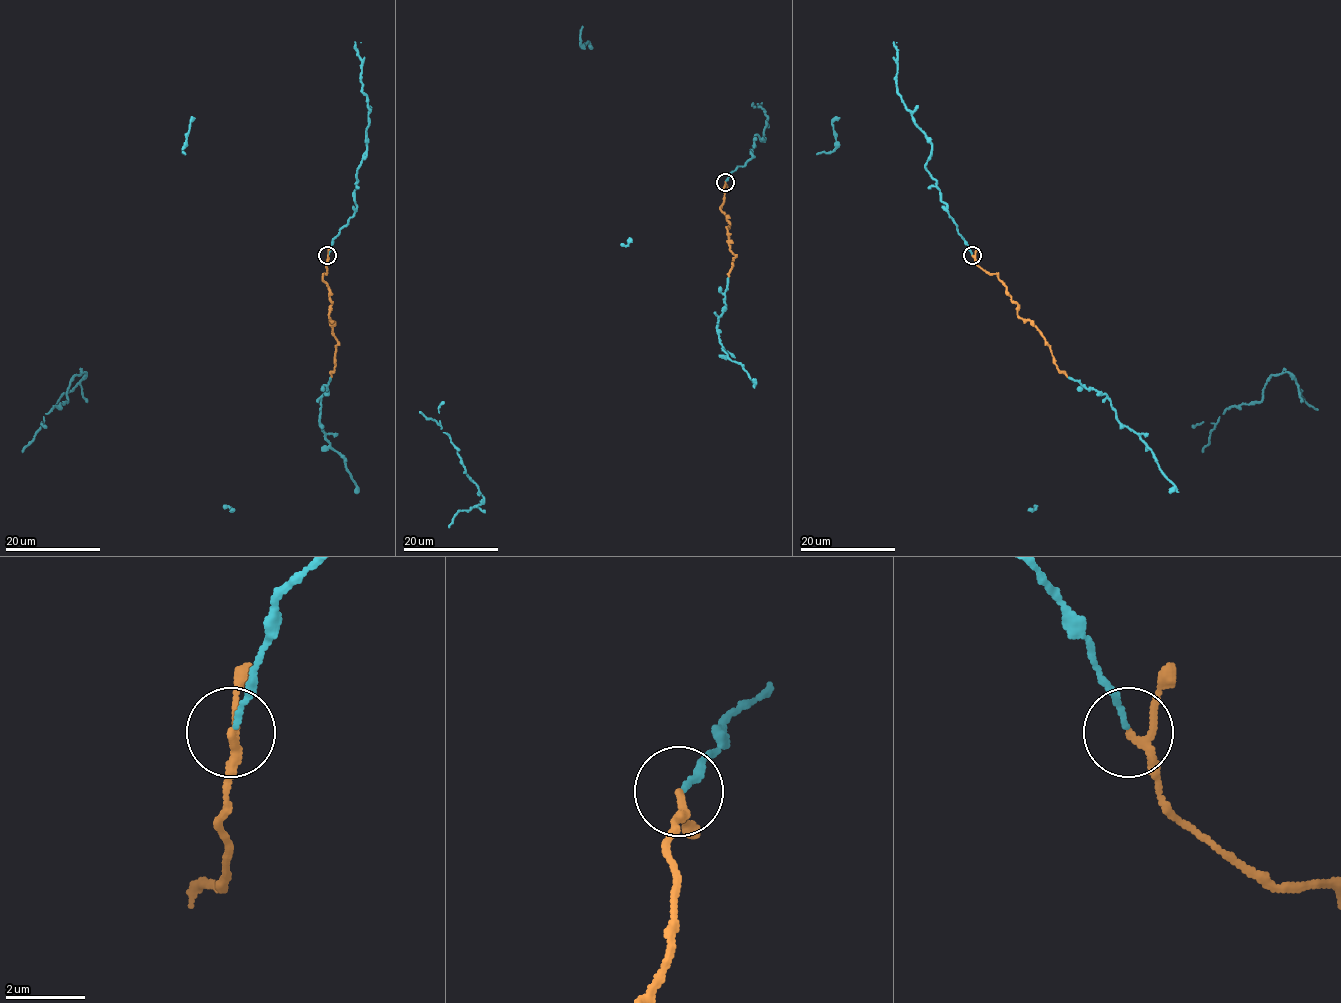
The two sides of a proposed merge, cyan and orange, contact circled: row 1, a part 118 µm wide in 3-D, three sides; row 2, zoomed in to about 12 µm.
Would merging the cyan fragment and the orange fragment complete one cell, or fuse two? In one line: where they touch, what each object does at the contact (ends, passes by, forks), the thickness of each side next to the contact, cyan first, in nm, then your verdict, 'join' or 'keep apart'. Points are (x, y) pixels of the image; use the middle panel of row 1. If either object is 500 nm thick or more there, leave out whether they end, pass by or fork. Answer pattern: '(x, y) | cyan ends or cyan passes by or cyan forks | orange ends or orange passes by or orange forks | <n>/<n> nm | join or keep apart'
(725, 182) | cyan ends | orange passes by | 120/170 nm | join

